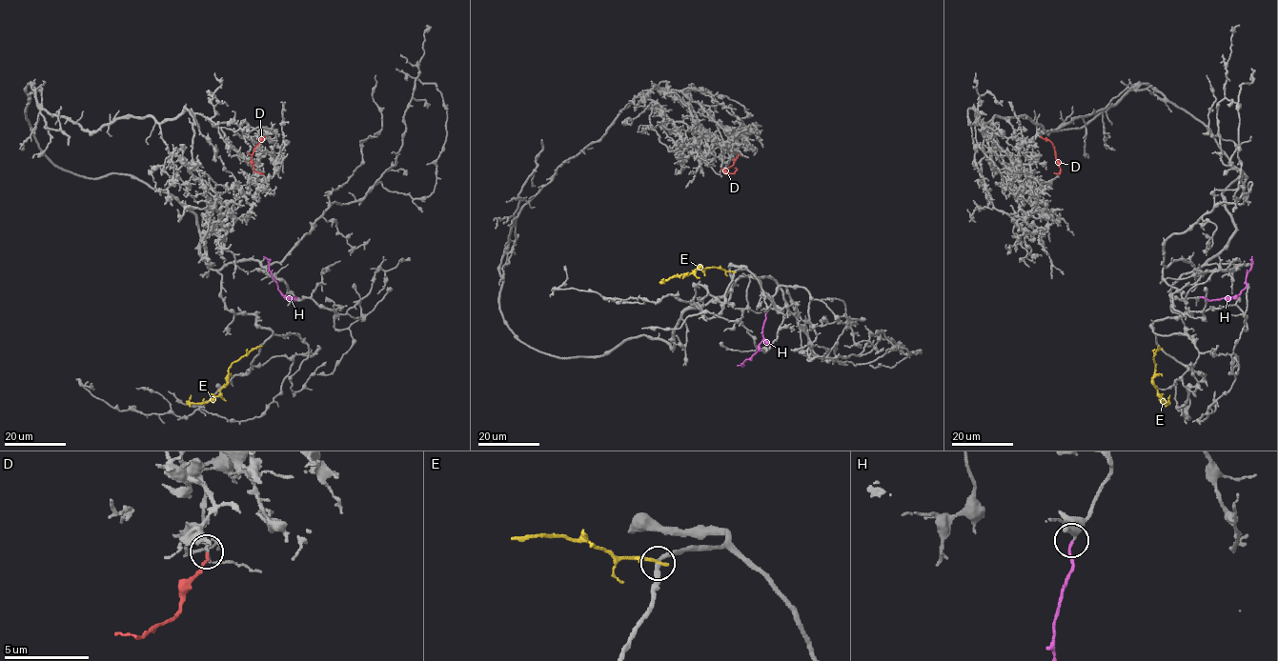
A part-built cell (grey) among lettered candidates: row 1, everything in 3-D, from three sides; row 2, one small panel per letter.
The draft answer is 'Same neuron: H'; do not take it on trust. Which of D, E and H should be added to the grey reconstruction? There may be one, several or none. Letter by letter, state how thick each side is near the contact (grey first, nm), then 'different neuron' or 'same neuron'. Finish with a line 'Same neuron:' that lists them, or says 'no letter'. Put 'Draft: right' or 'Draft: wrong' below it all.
D: 240 nm thick on the grey side, 170 nm on the other; different neuron
E: 260 nm thick on the grey side, 240 nm on the other; different neuron
H: 420 nm thick on the grey side, 150 nm on the other; same neuron
Same neuron: H
Draft: right

